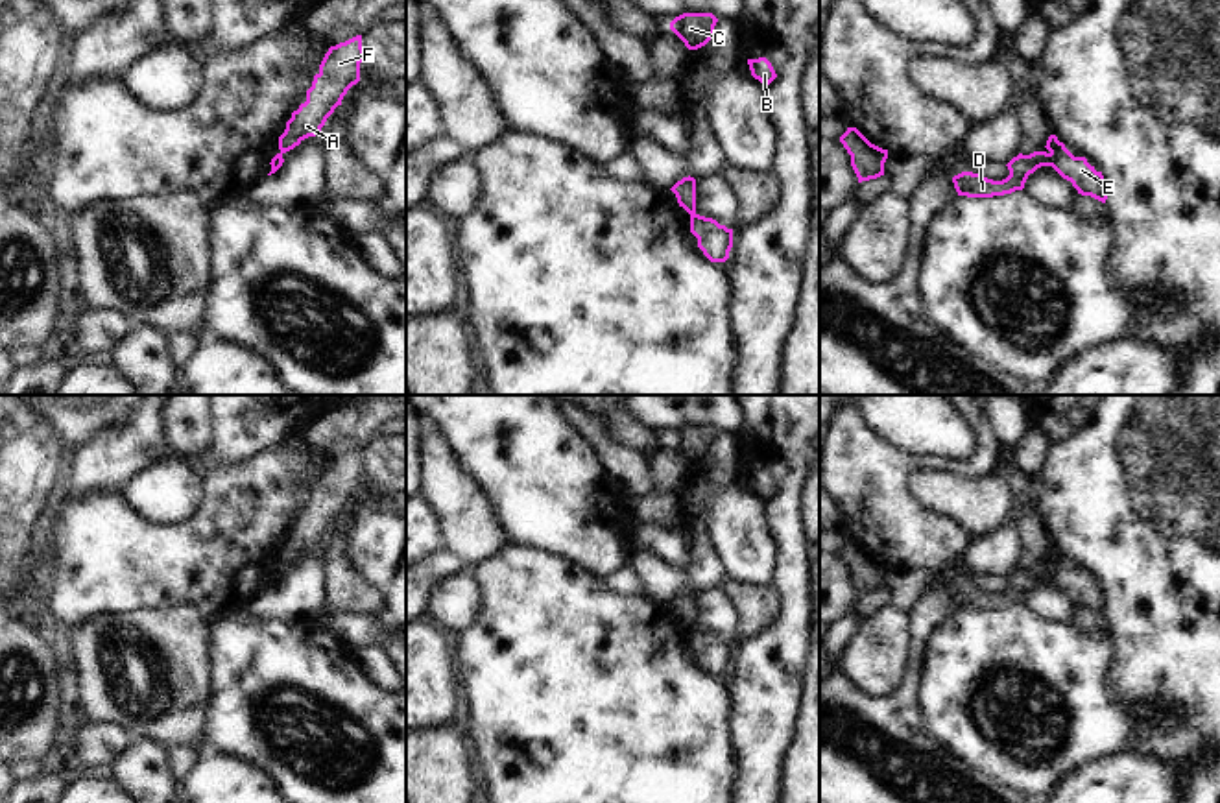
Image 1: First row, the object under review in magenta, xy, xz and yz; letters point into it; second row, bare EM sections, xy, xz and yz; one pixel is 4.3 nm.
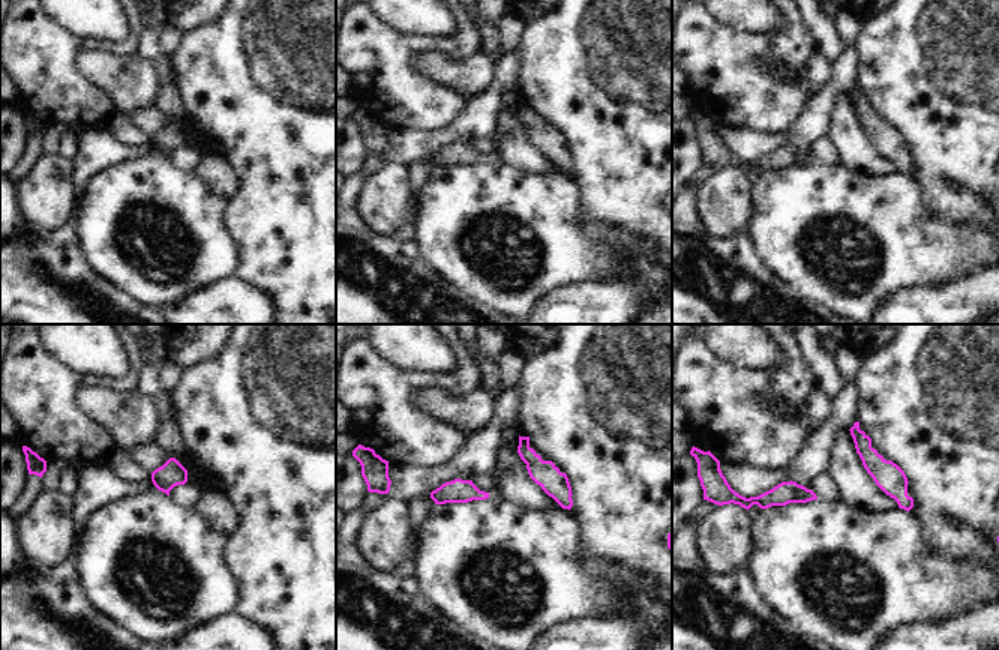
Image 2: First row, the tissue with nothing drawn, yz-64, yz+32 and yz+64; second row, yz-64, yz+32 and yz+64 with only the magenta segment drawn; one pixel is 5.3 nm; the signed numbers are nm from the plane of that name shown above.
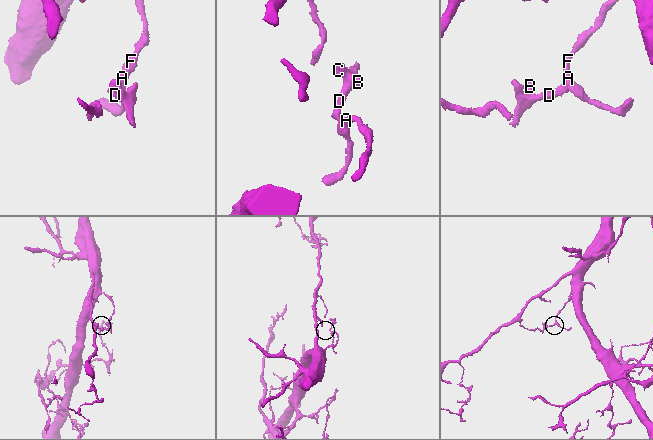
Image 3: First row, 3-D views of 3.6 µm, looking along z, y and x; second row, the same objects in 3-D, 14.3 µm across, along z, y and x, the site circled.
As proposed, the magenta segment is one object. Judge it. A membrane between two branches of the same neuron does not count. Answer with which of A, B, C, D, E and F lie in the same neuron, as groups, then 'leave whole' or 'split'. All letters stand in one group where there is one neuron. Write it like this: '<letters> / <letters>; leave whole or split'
A E F / B C D; split

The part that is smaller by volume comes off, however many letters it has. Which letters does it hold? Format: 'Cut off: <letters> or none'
Cut off: B, C, D

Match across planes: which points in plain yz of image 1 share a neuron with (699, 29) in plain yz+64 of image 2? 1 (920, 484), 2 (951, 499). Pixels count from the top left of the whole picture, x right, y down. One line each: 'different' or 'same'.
1: different
2: different

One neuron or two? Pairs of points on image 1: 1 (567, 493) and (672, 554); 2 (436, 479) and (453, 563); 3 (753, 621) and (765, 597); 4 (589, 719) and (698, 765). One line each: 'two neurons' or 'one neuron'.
1: two neurons
2: two neurons
3: one neuron
4: one neuron

